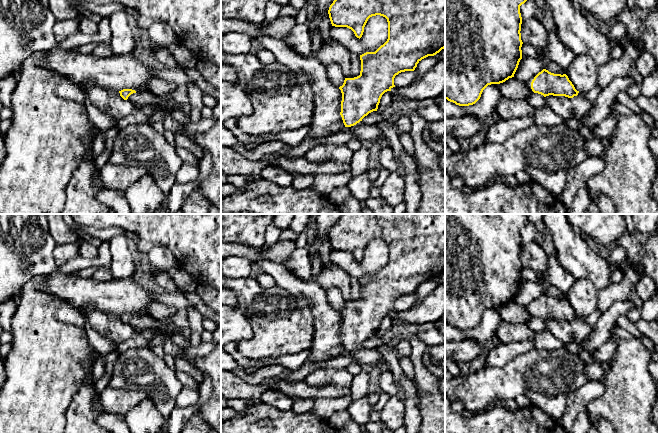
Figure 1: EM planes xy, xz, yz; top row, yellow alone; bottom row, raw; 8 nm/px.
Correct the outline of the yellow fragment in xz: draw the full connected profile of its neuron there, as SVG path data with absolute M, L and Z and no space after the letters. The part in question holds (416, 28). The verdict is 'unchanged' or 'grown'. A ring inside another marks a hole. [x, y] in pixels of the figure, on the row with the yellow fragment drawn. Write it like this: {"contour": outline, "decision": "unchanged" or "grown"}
{"contour": "M334 0L328 10L332 26L347 27L357 38L361 38L368 19L380 15L388 22L388 39L375 52L366 52L360 55L360 75L354 78L345 78L339 87L342 93L341 112L345 127L351 127L373 111L377 111L382 95L391 91L394 78L401 72L414 71L417 64L428 56L434 56L445 48L445 0Z", "decision": "unchanged"}

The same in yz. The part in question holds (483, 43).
{"contour": "M445 0L445 99L459 106L475 104L483 90L491 84L500 84L514 77L519 62L522 59L520 6L527 0Z", "decision": "unchanged"}

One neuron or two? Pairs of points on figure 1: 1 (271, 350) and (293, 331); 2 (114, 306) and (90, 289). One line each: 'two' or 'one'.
1: one
2: one

